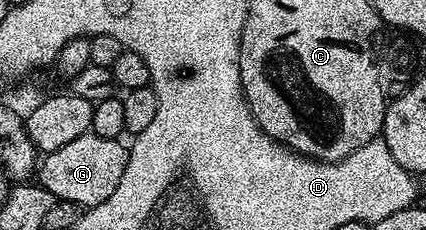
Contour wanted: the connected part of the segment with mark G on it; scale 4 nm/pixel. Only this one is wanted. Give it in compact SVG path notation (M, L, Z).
M93 132L71 140L64 148L56 148L56 152L41 159L36 170L37 185L52 192L56 200L74 202L83 208L99 206L116 192L116 184L120 184L120 176L124 176L128 150L122 144L117 138L96 136Z

